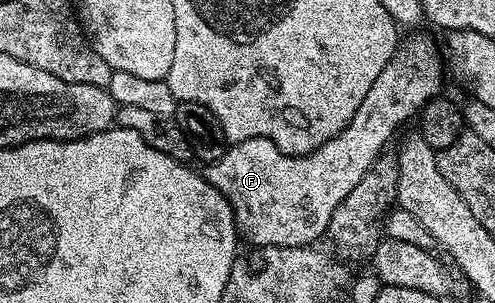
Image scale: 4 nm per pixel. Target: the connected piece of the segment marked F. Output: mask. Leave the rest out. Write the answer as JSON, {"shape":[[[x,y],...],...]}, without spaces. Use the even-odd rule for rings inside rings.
{"shape":[[[409,37],[398,44],[393,58],[379,71],[379,79],[371,83],[371,87],[357,102],[353,117],[339,133],[332,134],[329,140],[322,141],[308,151],[294,155],[285,153],[266,137],[252,137],[246,141],[230,144],[218,161],[210,161],[204,166],[203,175],[229,200],[233,208],[233,218],[237,224],[237,232],[242,242],[250,241],[253,247],[274,245],[275,247],[299,247],[313,245],[320,237],[329,232],[331,215],[335,215],[335,207],[347,199],[348,193],[363,179],[367,167],[375,163],[375,159],[386,148],[385,145],[393,137],[393,132],[400,127],[401,121],[408,117],[416,118],[425,108],[428,101],[442,92],[441,61],[432,41],[427,37]]]}

